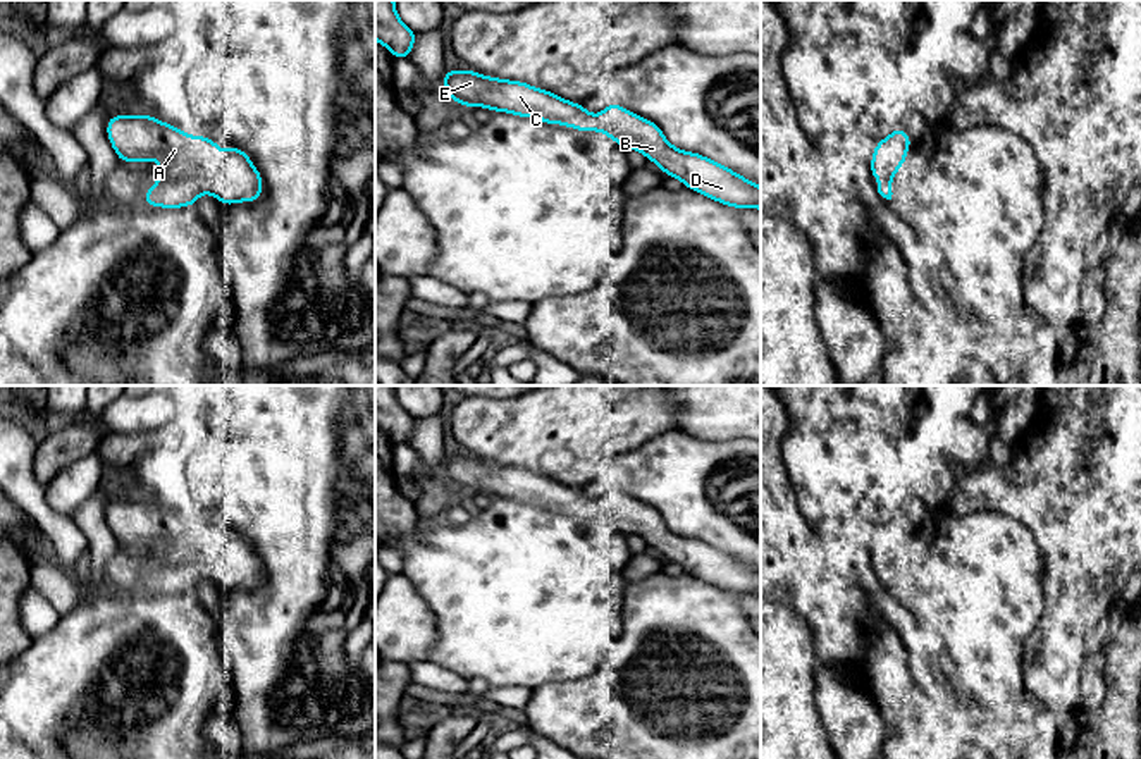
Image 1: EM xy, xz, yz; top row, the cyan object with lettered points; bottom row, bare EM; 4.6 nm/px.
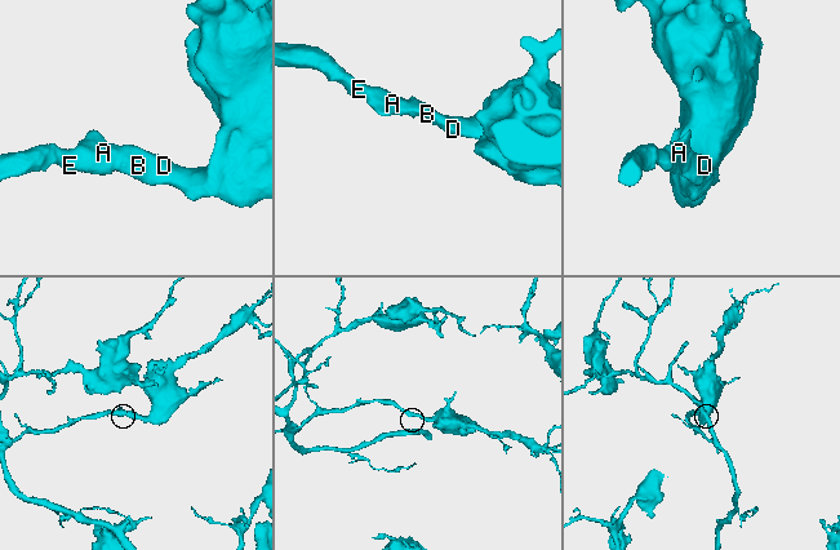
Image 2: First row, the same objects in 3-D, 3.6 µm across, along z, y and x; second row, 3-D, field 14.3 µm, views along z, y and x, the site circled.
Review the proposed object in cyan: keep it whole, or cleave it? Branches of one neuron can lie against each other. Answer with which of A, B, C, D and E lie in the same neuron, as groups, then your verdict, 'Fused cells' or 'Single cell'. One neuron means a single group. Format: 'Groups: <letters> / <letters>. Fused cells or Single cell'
Groups: A B C D E. Single cell

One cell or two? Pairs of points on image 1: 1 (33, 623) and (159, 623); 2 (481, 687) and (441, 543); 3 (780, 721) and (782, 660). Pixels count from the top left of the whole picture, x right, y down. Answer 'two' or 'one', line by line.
1: two
2: two
3: one

